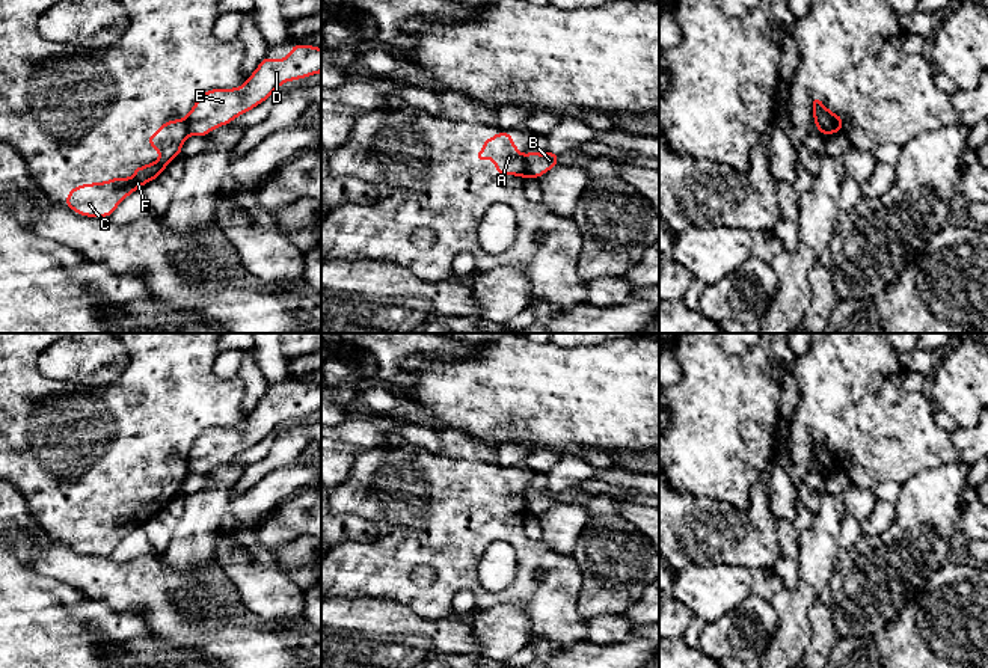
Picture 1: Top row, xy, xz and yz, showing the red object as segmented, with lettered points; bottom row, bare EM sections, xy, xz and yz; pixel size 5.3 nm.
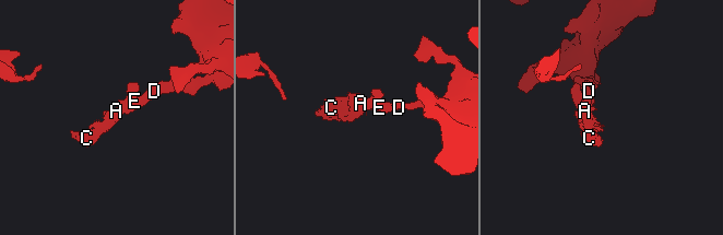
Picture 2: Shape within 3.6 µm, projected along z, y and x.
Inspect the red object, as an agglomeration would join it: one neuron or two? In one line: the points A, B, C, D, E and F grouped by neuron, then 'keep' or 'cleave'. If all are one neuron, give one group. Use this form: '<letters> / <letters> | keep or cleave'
A C F / B D E | cleave

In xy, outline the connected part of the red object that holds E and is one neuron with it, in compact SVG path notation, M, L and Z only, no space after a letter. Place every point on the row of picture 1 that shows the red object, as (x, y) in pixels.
M296 44L285 59L264 57L247 81L234 89L210 89L189 113L189 134L205 137L211 130L265 101L285 81L321 72L321 48Z

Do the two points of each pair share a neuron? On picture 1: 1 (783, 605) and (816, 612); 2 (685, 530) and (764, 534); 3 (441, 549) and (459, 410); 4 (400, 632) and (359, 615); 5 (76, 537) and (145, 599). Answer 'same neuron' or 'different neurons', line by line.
1: different neurons
2: same neuron
3: different neurons
4: same neuron
5: different neurons

